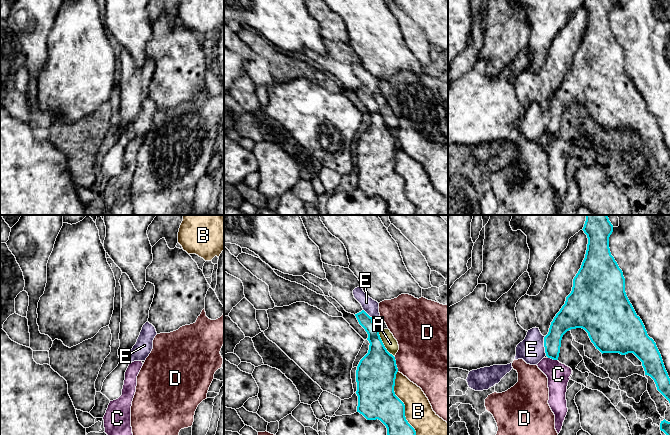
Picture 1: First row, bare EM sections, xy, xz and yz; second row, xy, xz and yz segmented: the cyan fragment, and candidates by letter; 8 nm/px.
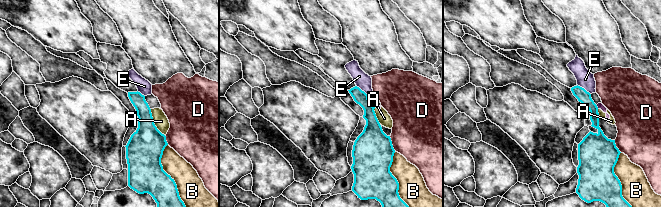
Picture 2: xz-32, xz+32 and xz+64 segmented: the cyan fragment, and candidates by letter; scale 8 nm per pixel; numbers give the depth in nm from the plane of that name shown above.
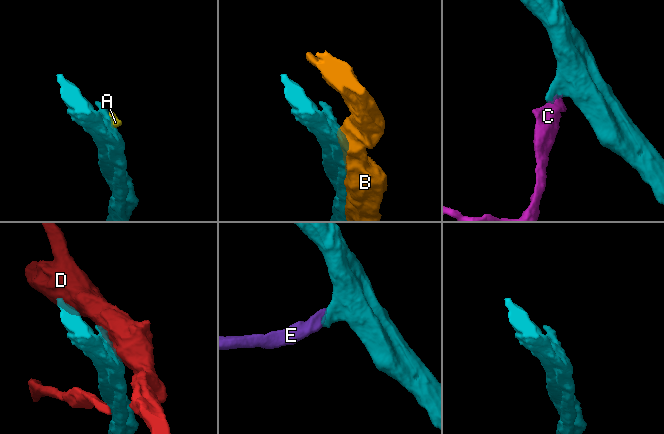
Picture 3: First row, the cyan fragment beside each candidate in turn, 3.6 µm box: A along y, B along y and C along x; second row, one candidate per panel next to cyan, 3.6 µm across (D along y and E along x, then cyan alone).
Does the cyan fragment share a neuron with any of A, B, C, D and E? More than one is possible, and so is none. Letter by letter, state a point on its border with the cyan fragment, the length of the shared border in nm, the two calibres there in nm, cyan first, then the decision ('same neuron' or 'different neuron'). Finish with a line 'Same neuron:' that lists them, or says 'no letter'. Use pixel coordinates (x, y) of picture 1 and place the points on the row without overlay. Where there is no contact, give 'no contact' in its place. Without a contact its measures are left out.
A: meets cyan in xz at (383, 120); contact 240 nm long; 320 nm thick on the cyan side, 110 nm on the other; different neuron
B: meets cyan in xz at (404, 181); contact 550 nm long; 300 nm thick on the cyan side, 220 nm on the other; different neuron
C: meets cyan in yz at (553, 135); contact 80 nm long; 140 nm thick on the cyan side, 180 nm on the other; different neuron
D: meets cyan in xz at (395, 140); contact 130 nm long; 320 nm thick on the cyan side, 440 nm on the other; different neuron
E: meets cyan in yz at (544, 122); contact 160 nm long; 160 nm thick on the cyan side, 200 nm on the other; same neuron
Same neuron: E

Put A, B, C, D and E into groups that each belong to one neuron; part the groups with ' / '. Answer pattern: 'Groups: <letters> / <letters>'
Groups: A C / B / D / E

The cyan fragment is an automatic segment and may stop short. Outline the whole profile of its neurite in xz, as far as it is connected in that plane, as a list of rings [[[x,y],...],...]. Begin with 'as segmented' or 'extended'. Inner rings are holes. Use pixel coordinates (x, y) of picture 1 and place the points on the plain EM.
extended; [[[361,62],[353,66],[354,74],[361,80],[363,86],[355,90],[359,100],[368,110],[368,129],[360,136],[356,146],[356,158],[358,172],[357,188],[367,196],[380,196],[387,204],[387,211],[394,215],[414,215],[415,205],[408,199],[405,193],[405,181],[395,171],[394,162],[398,144],[395,133],[385,124],[379,108],[373,98],[374,94],[380,93],[379,79],[370,74]]]

